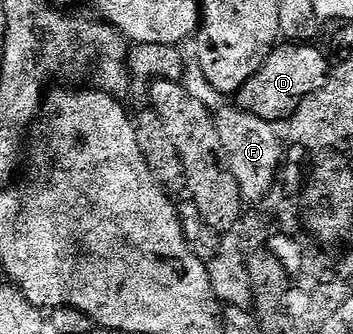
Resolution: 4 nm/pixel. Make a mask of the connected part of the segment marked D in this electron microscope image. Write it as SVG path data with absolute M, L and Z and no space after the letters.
M312 43L277 44L265 59L264 66L235 94L235 104L263 121L279 123L283 117L284 120L291 118L302 99L322 88L328 78L330 64L324 58L325 50L316 47Z

